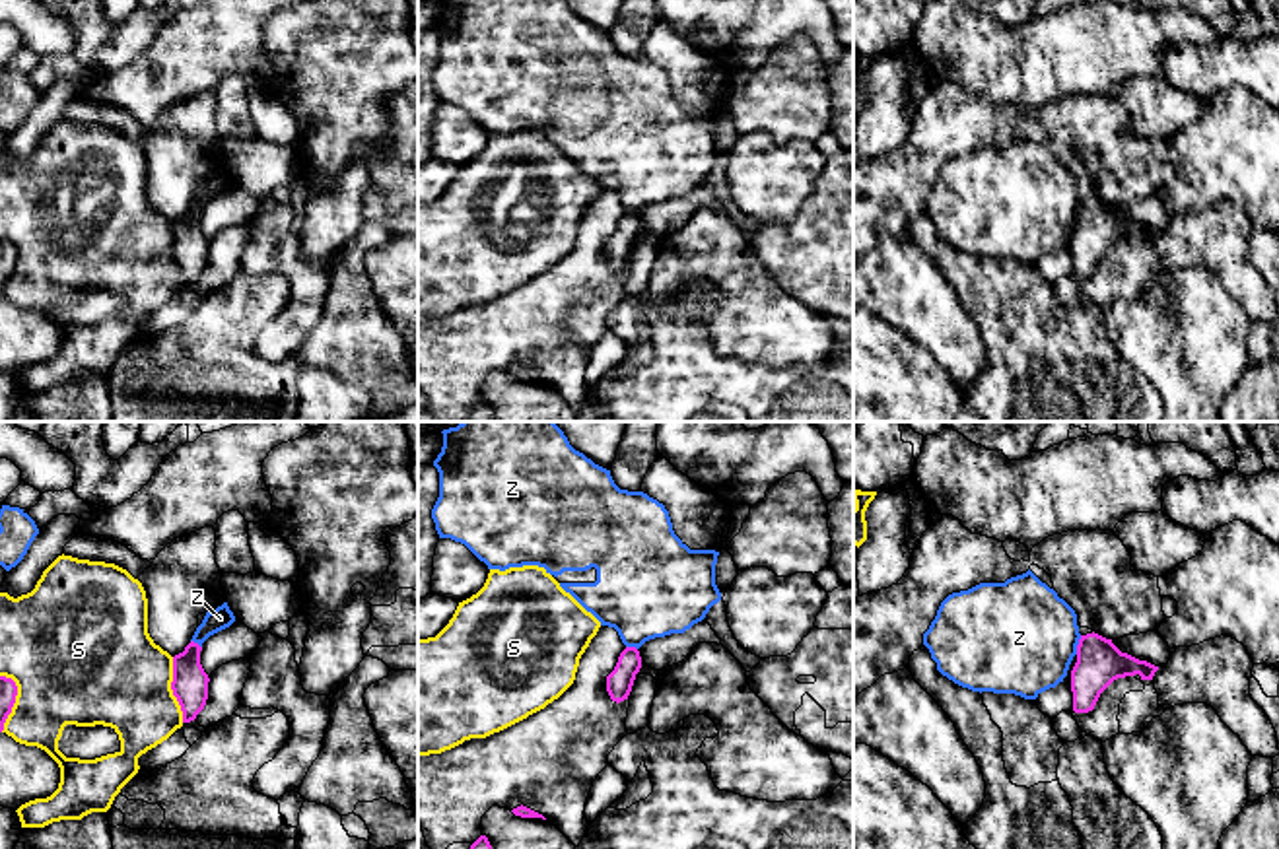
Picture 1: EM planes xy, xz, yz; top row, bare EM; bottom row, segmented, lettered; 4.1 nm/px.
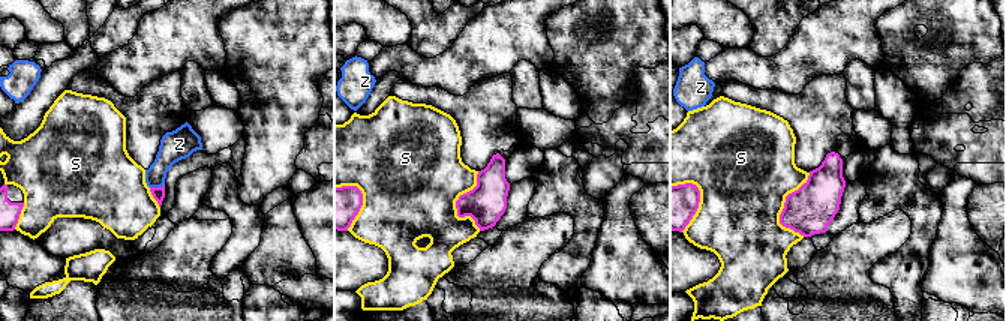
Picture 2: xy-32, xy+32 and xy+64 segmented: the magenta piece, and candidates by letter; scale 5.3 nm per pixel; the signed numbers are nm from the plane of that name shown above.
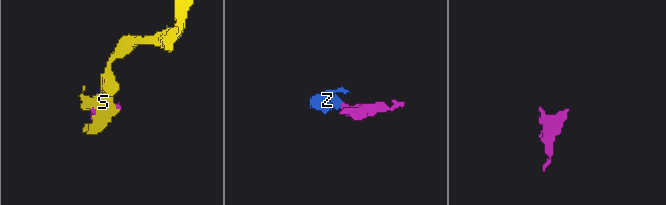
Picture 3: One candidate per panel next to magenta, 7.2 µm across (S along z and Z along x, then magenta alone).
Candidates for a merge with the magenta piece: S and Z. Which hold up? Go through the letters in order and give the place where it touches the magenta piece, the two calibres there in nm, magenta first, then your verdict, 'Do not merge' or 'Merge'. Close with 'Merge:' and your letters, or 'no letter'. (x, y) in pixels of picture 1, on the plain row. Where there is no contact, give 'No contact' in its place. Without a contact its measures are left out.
S: Touches magenta at xy (172, 253). Thickness 150 nm (magenta) against 420 nm. Do not merge
Z: Touches magenta at yz (1077, 210). Thickness 190 nm (magenta) against 460 nm. Do not merge
Merge: no letter

